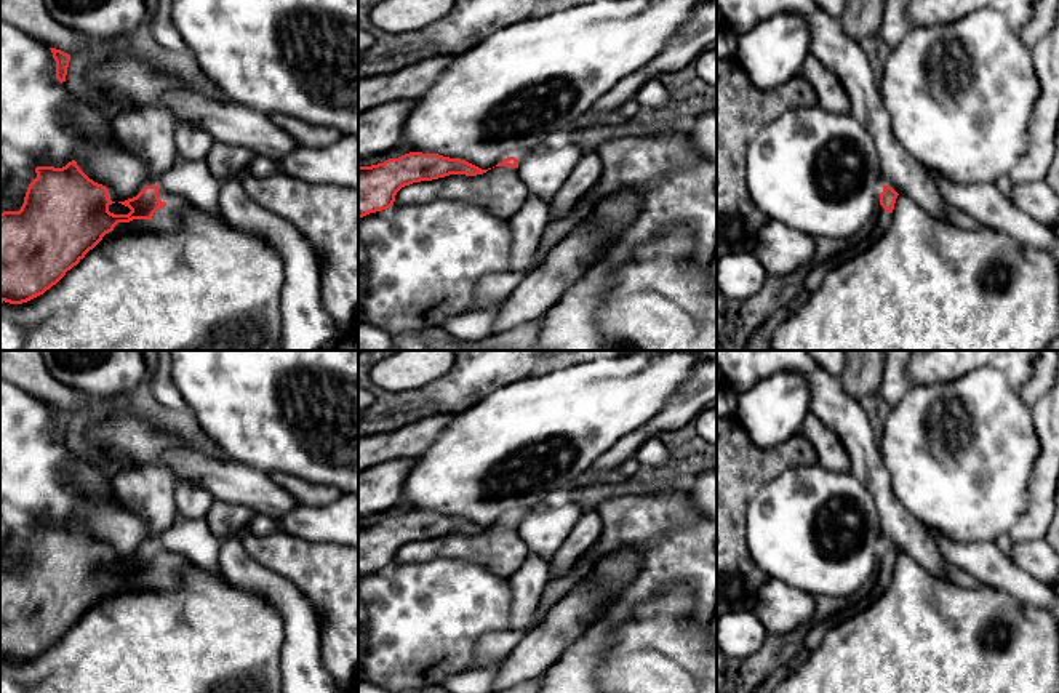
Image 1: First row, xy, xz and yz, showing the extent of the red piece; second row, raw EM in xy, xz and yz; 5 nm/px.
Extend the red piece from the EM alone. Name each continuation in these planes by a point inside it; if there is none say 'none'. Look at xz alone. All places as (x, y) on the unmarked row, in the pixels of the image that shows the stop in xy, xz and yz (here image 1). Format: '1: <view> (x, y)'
none

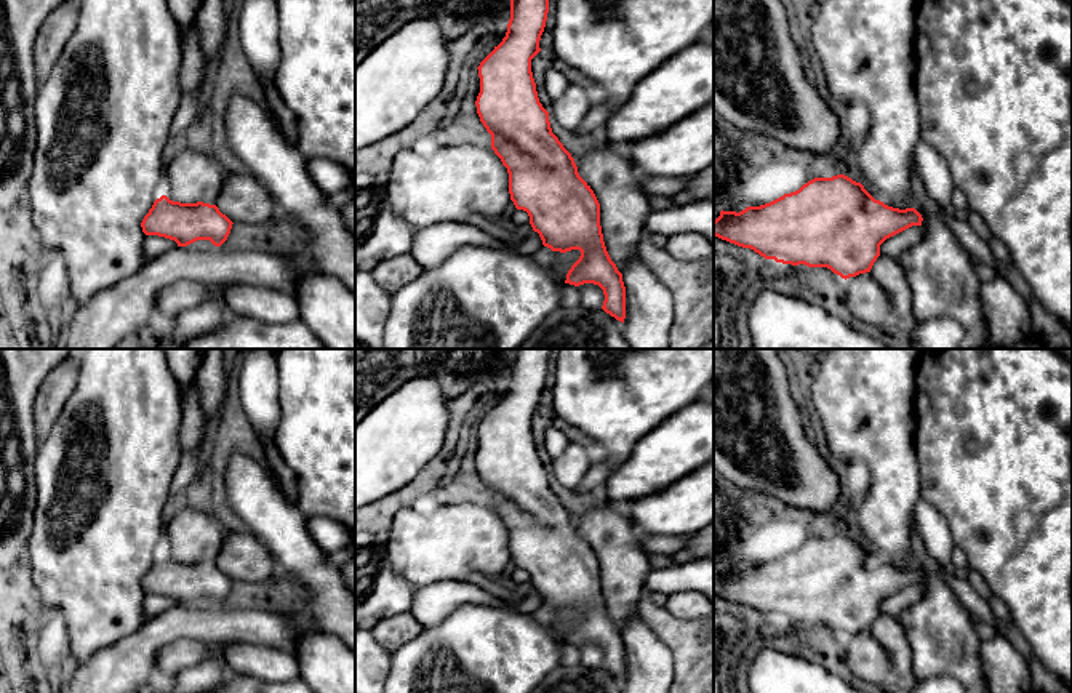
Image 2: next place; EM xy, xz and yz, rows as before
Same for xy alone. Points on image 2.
1: xy (191, 535)

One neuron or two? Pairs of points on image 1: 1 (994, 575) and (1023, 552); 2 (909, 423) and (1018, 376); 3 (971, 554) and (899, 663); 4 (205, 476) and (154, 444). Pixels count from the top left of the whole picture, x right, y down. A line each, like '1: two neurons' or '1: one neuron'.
1: two neurons
2: two neurons
3: two neurons
4: one neuron

